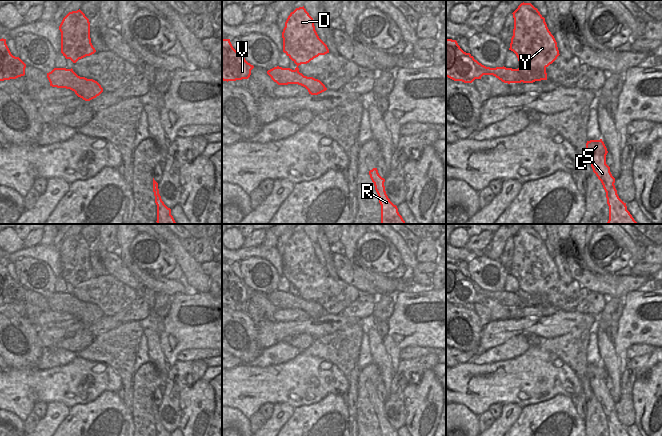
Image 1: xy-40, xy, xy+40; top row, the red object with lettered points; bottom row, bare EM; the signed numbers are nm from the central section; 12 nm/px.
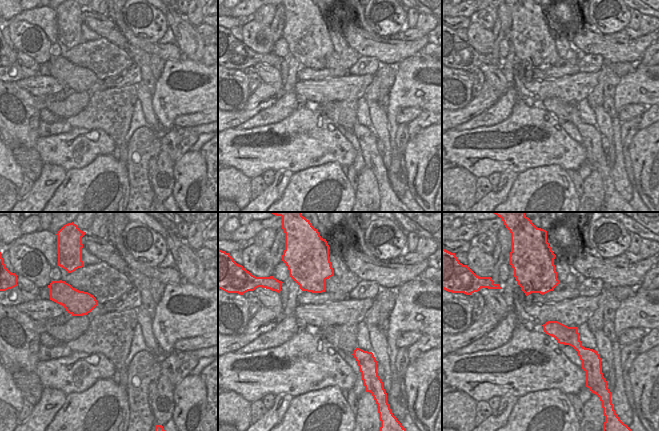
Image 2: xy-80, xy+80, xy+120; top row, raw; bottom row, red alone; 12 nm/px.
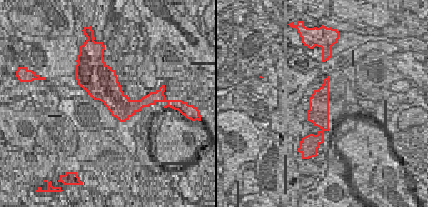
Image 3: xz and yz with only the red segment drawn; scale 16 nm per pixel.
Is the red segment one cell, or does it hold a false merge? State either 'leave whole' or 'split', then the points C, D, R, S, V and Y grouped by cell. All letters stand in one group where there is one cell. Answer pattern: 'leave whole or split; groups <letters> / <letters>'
split; groups C D R S Y / V

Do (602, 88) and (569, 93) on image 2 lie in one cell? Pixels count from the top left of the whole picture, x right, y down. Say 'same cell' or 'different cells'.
different cells

